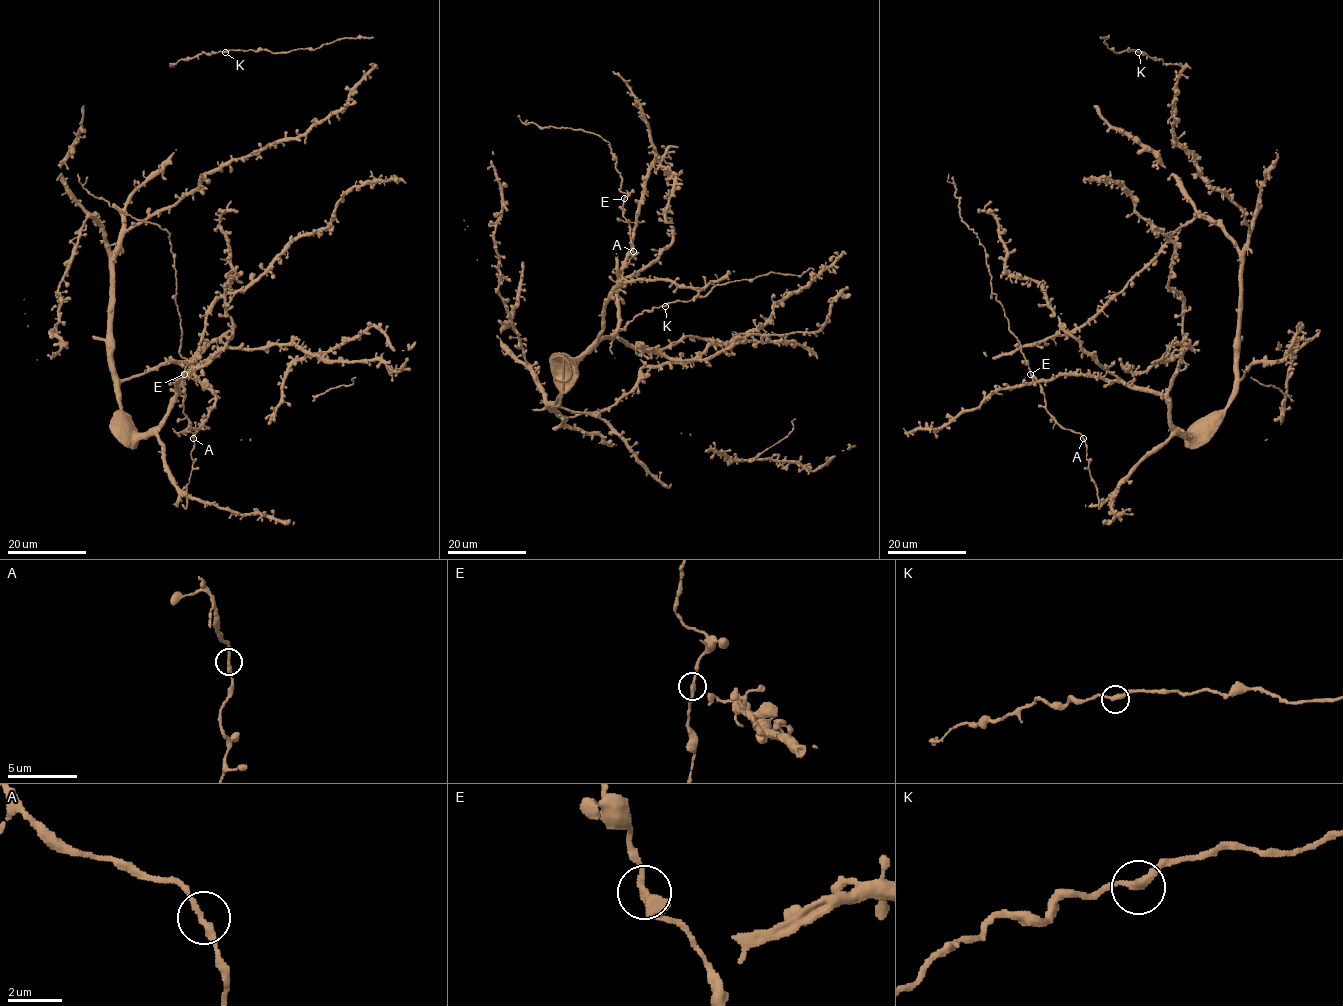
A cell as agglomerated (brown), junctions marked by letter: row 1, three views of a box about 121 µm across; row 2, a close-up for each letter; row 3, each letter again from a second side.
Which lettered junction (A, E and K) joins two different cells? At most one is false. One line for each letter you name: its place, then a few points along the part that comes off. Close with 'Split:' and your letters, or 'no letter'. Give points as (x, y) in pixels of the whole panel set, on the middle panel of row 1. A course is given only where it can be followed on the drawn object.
Split: no letter

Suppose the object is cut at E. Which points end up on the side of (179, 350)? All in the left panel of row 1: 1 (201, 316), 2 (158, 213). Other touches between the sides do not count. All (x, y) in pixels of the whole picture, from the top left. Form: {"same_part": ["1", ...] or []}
{"same_part": []}

